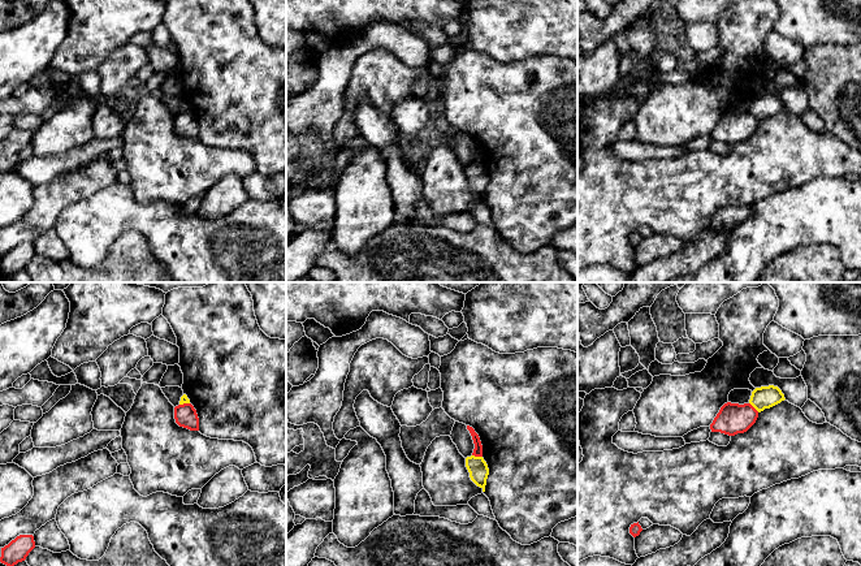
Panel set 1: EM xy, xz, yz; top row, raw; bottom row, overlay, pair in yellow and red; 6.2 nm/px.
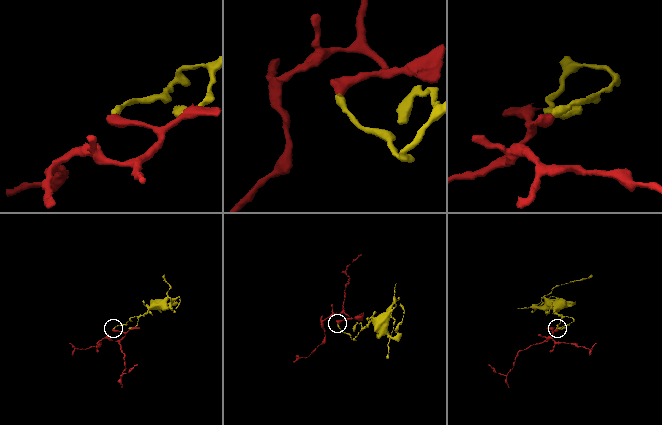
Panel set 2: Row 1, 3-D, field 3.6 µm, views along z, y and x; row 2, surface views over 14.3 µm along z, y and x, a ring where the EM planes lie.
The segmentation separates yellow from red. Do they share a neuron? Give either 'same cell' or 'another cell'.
another cell

